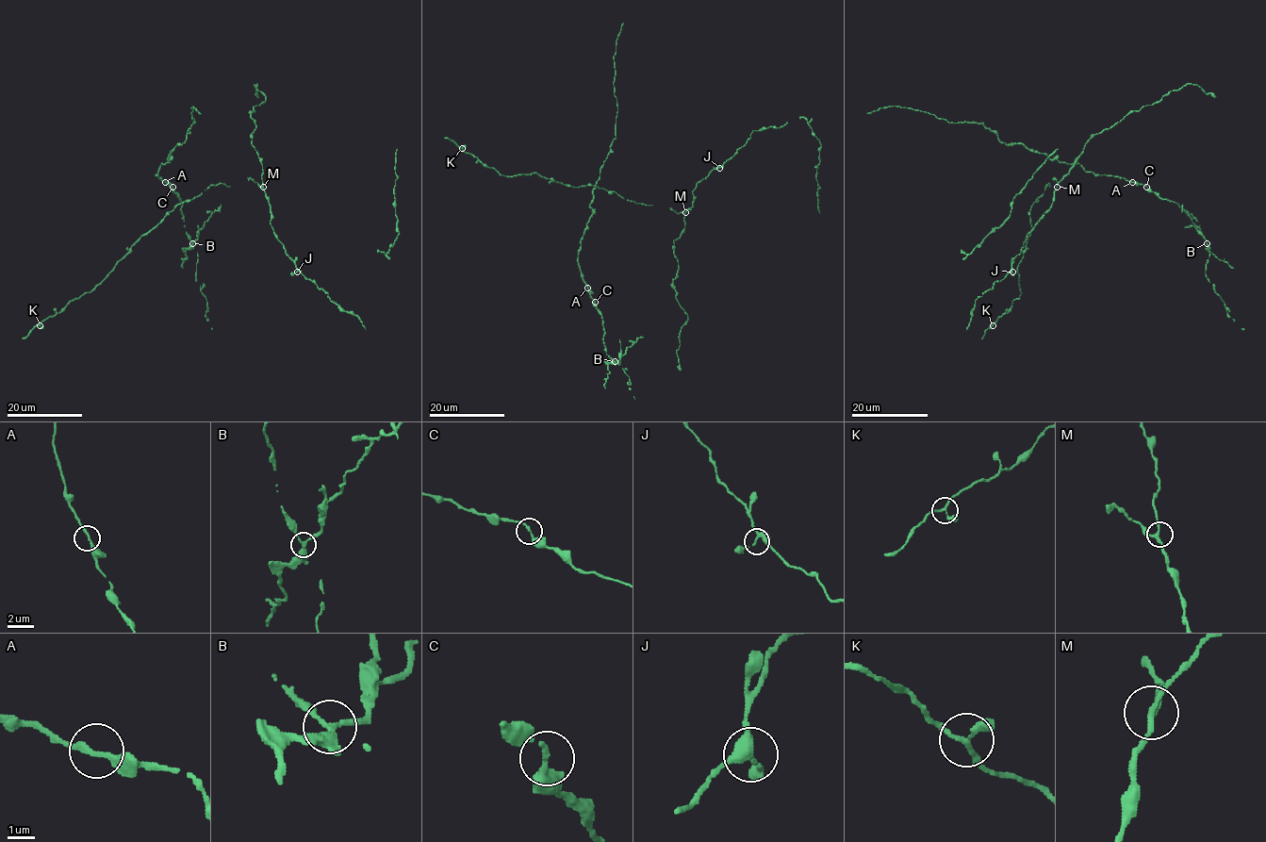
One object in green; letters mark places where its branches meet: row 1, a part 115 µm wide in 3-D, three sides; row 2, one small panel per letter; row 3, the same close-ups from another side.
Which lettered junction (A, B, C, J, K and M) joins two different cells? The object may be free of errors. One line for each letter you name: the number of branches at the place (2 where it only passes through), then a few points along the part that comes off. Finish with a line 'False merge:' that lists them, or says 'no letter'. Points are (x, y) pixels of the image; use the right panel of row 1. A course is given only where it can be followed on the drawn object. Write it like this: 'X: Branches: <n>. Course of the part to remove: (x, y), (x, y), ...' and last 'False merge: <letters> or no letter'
B: Branches: 3. Course of the part to remove: (1207, 243), (1201, 230), (1182, 210), (1182, 205)
False merge: B

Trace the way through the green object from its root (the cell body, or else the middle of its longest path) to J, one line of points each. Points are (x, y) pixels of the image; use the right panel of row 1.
J: (1054, 181), (1059, 183), (1052, 206), (1027, 235), (1021, 253), (1012, 263), (1012, 272)

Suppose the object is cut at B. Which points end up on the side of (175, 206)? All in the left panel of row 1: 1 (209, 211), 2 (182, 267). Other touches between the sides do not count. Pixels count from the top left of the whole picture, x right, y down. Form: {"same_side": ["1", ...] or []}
{"same_side": []}

